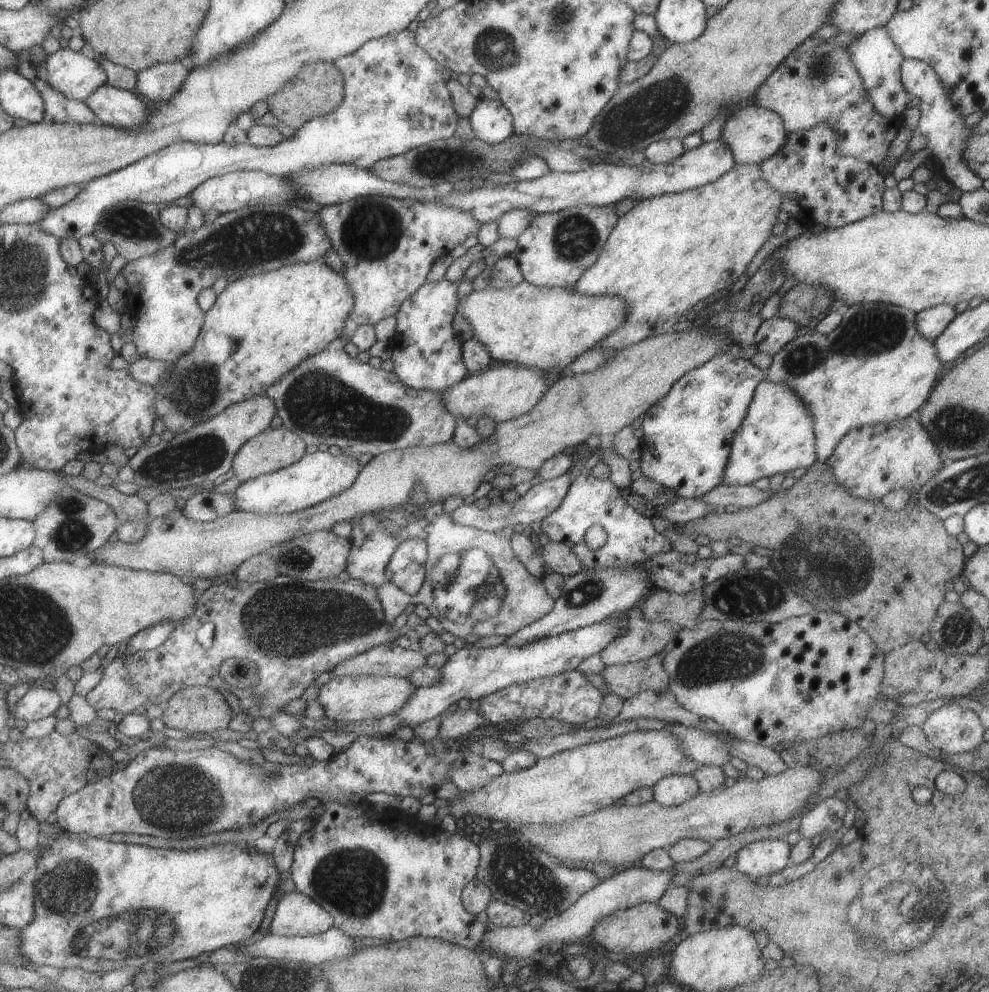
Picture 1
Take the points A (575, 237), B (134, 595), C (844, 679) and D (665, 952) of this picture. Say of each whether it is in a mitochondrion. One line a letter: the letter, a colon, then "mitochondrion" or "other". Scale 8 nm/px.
A: mitochondrion
B: other
C: other
D: other

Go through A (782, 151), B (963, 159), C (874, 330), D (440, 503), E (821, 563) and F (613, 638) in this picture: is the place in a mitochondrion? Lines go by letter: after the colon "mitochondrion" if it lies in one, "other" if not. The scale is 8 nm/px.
A: other
B: other
C: mitochondrion
D: other
E: mitochondrion
F: other

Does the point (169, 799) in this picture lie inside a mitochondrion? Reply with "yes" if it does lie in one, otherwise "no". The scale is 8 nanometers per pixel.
yes

